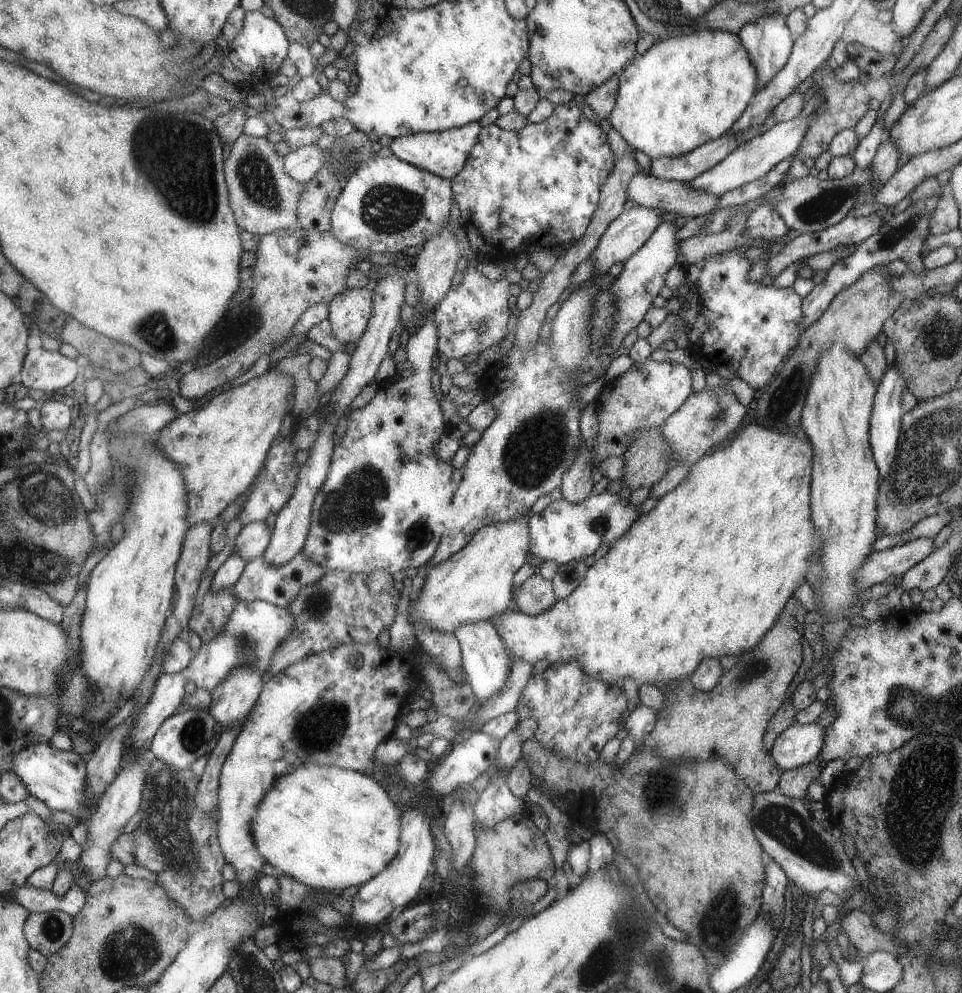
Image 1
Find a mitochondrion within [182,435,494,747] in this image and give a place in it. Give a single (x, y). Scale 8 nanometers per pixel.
(355, 502)

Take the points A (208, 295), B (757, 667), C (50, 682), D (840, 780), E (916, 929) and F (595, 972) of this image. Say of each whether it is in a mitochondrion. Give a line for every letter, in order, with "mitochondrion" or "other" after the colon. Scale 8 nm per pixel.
A: other
B: mitochondrion
C: mitochondrion
D: other
E: other
F: mitochondrion

